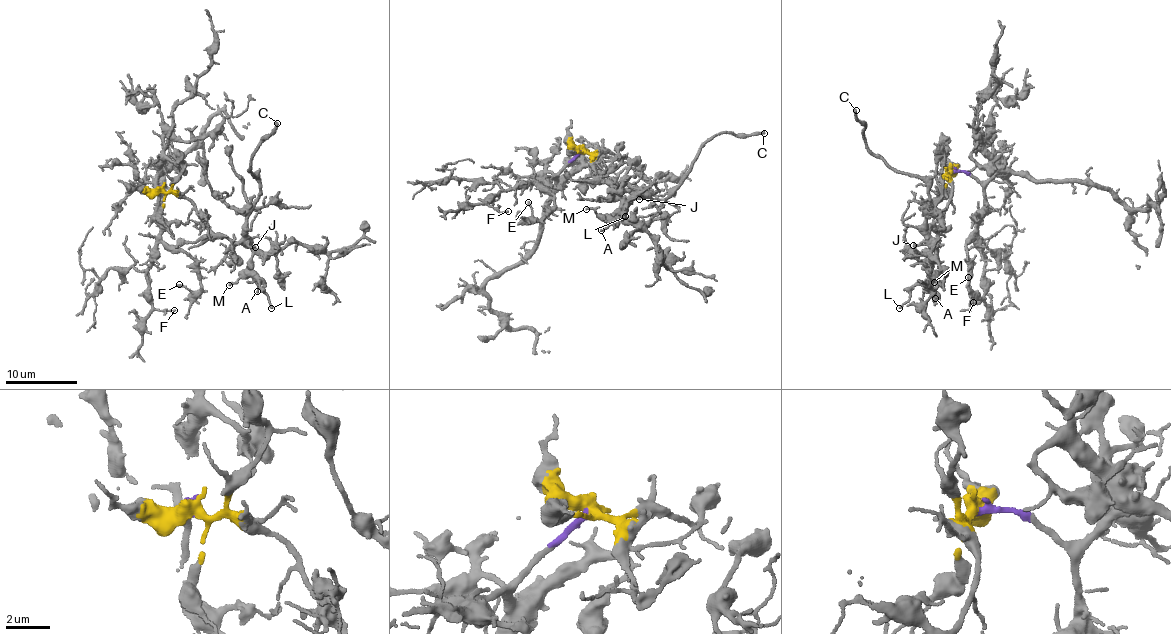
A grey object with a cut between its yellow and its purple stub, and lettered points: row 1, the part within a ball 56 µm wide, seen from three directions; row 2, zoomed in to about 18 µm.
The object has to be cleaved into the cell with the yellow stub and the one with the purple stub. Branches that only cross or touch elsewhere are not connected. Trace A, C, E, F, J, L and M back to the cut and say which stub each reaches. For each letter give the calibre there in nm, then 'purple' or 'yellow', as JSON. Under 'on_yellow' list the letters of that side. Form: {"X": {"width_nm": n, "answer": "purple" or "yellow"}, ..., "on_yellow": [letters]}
{"A": {"width_nm": 120, "answer": "yellow"}, "C": {"width_nm": 220, "answer": "yellow"}, "E": {"width_nm": 160, "answer": "purple"}, "F": {"width_nm": 110, "answer": "purple"}, "J": {"width_nm": 90, "answer": "yellow"}, "L": {"width_nm": 160, "answer": "yellow"}, "M": {"width_nm": 150, "answer": "yellow"}, "on_yellow": ["A", "C", "J", "L", "M"]}

